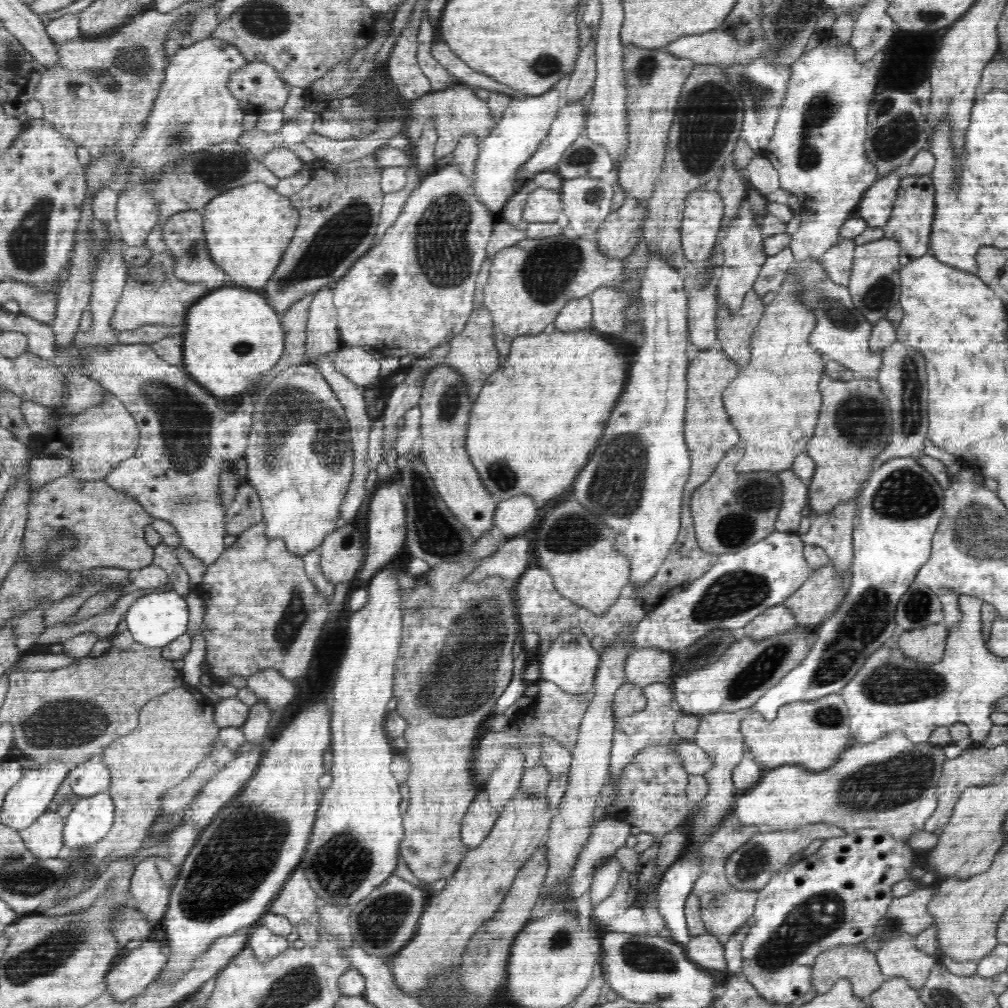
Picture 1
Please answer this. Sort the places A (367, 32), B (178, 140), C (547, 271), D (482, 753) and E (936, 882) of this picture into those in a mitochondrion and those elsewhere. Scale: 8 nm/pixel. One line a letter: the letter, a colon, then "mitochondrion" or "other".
A: other
B: mitochondrion
C: mitochondrion
D: other
E: other

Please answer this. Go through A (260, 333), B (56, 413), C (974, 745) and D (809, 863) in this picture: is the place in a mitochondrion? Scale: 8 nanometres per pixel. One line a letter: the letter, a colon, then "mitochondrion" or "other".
A: other
B: other
C: other
D: other

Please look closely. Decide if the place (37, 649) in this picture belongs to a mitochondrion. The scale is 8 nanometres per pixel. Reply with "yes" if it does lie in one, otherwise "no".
no

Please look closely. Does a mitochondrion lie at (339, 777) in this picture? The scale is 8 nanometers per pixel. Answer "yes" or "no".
no

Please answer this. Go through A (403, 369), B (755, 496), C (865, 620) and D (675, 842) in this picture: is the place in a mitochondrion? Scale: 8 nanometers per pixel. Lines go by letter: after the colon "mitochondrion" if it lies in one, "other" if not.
A: other
B: mitochondrion
C: mitochondrion
D: other

